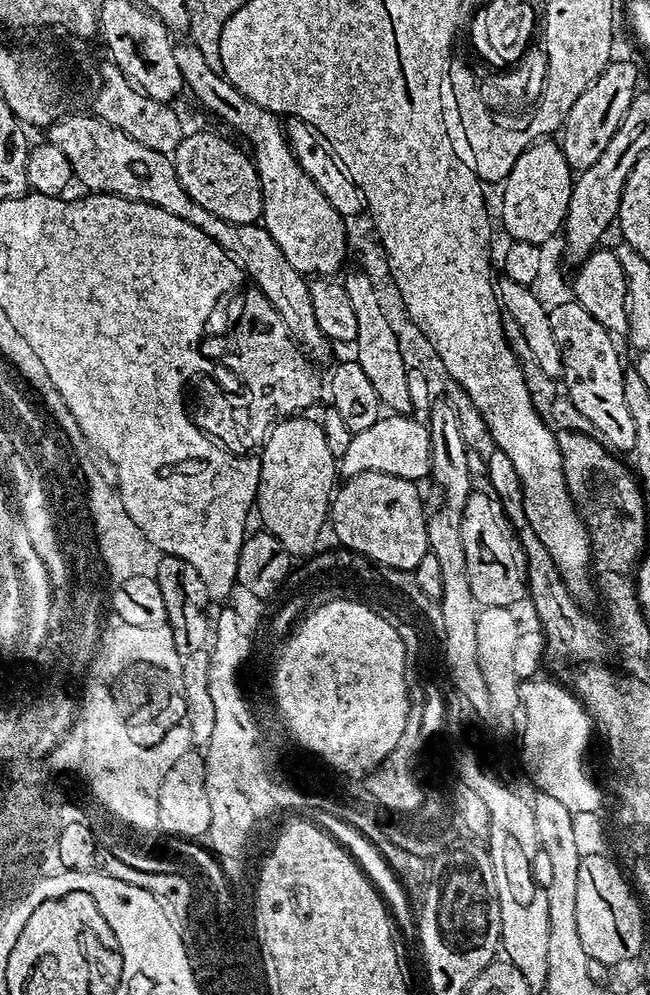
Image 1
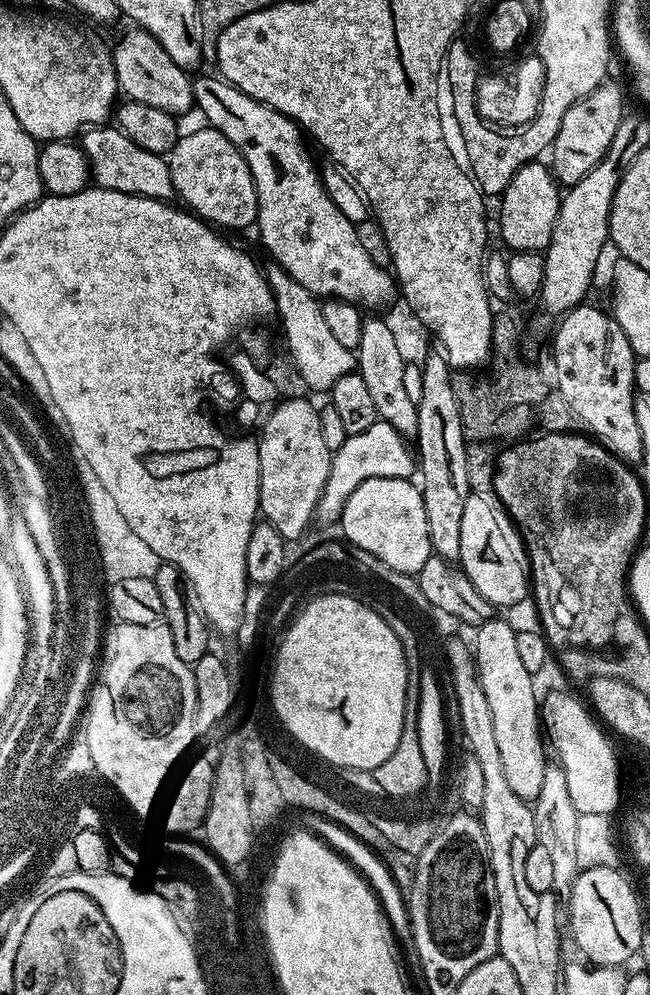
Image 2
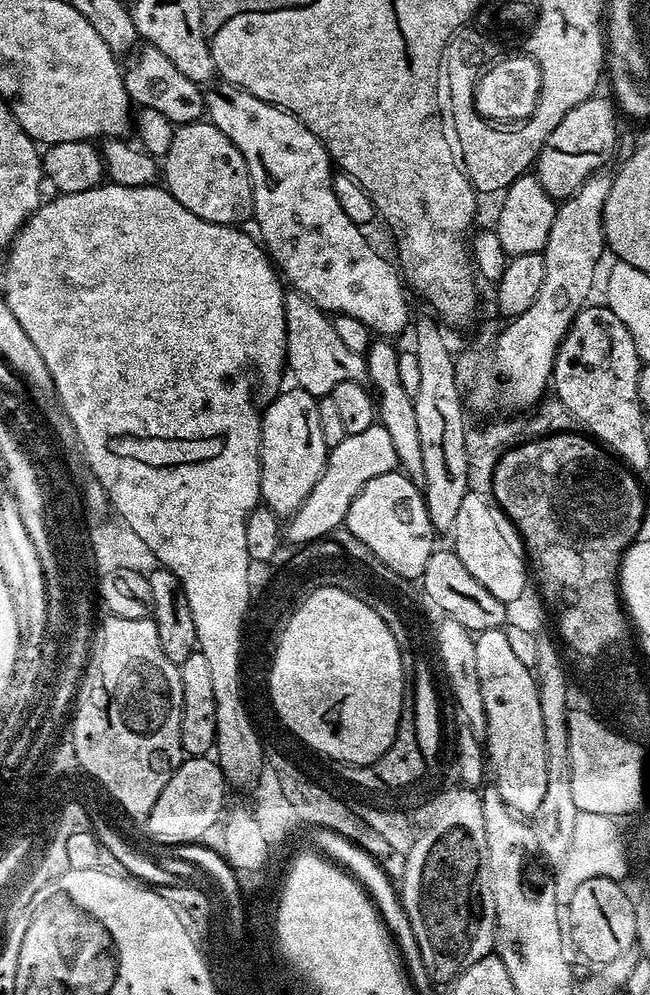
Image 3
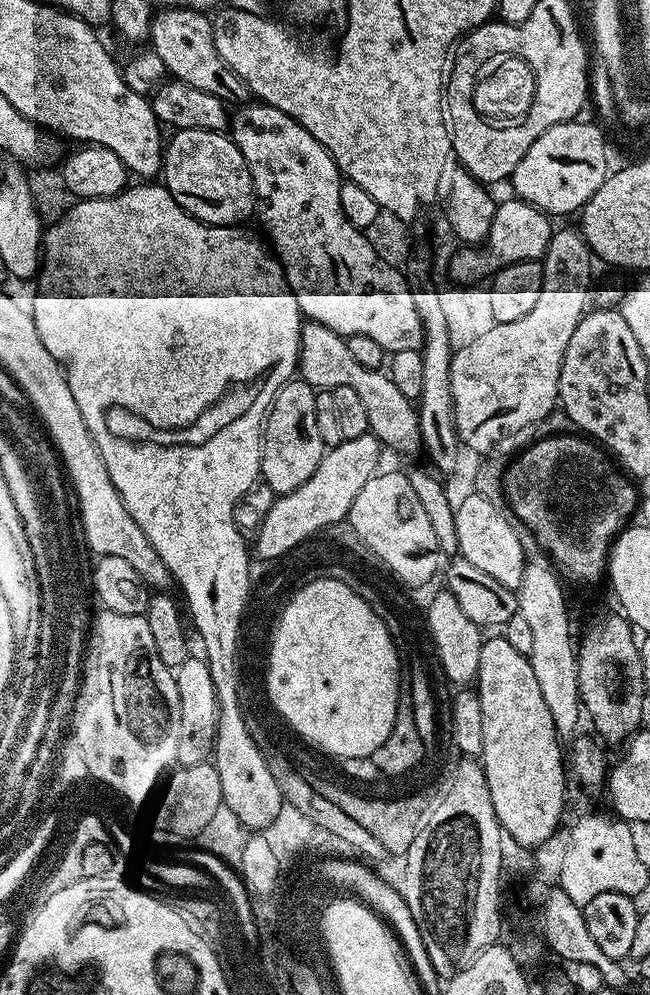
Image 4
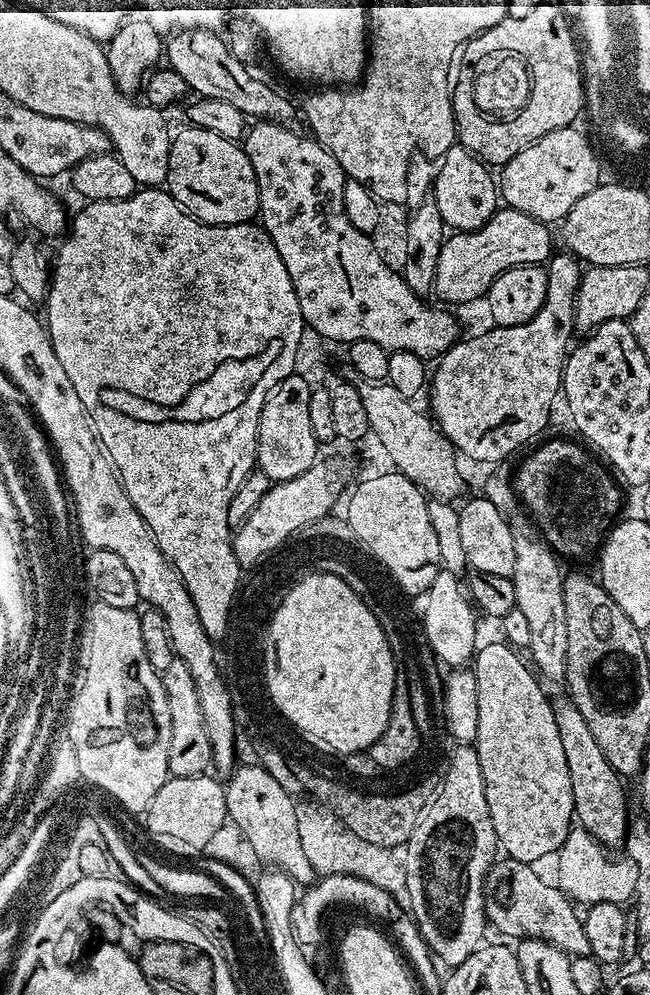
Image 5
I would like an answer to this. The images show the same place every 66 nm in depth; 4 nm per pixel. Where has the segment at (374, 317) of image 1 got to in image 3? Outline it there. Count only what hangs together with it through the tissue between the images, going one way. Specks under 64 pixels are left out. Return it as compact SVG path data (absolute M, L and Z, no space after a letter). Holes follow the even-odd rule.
M377 339L365 352L368 380L376 395L378 422L388 430L393 439L397 463L405 476L411 478L417 486L423 485L425 471L423 469L422 446L418 435L418 422L415 421L412 396L406 393L399 381L399 351L391 341Z

